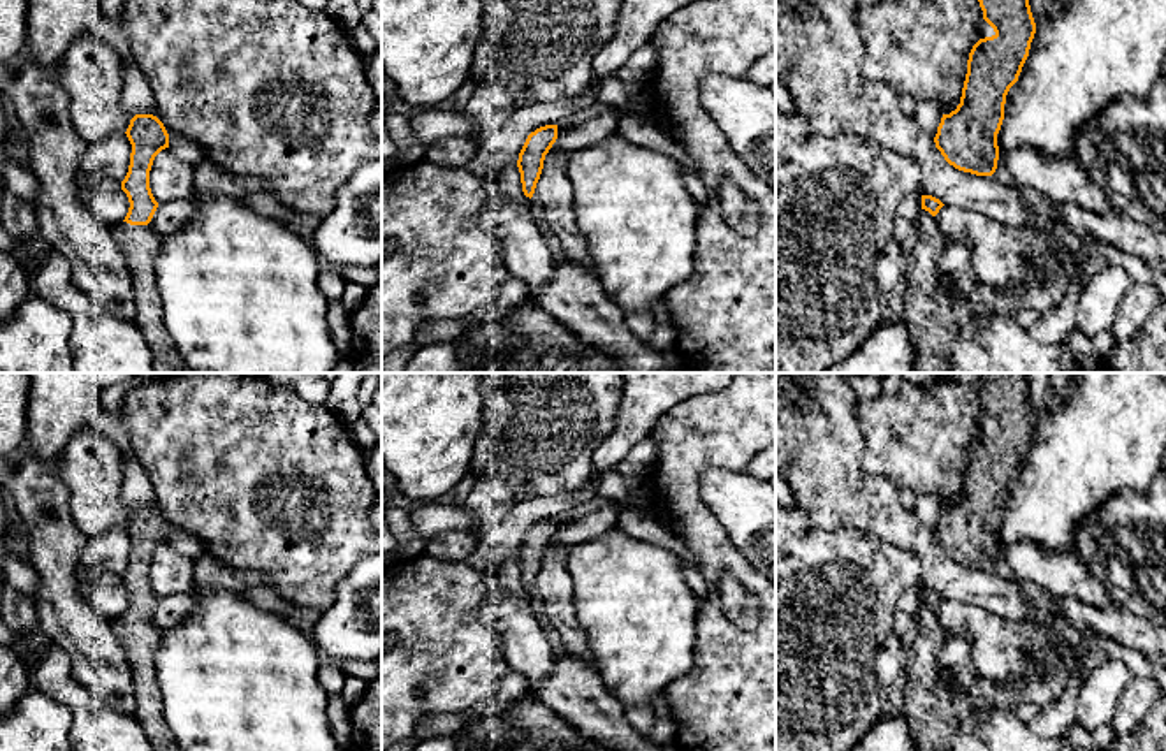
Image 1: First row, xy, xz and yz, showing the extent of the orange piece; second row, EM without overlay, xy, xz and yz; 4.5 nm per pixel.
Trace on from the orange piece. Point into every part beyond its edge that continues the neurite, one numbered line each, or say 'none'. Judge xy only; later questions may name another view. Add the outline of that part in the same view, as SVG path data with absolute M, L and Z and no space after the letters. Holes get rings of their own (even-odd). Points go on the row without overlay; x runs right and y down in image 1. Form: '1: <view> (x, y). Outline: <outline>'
1: xy (139, 637). Outline: M127 616L113 621L113 630L121 642L135 684L135 719L144 730L153 751L181 751L164 716L164 700L157 682L155 654L164 637L164 628L149 619Z

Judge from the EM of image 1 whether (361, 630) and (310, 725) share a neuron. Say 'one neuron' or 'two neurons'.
two neurons

